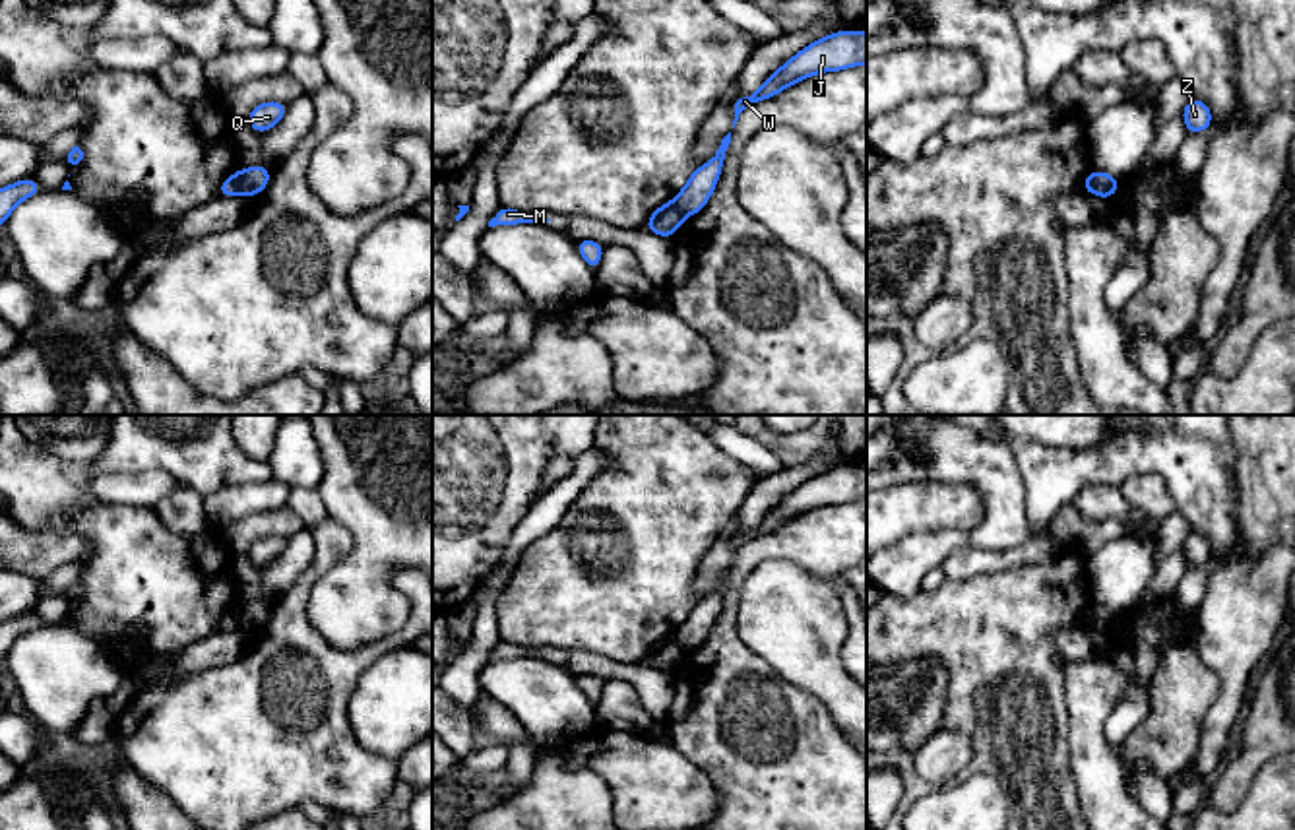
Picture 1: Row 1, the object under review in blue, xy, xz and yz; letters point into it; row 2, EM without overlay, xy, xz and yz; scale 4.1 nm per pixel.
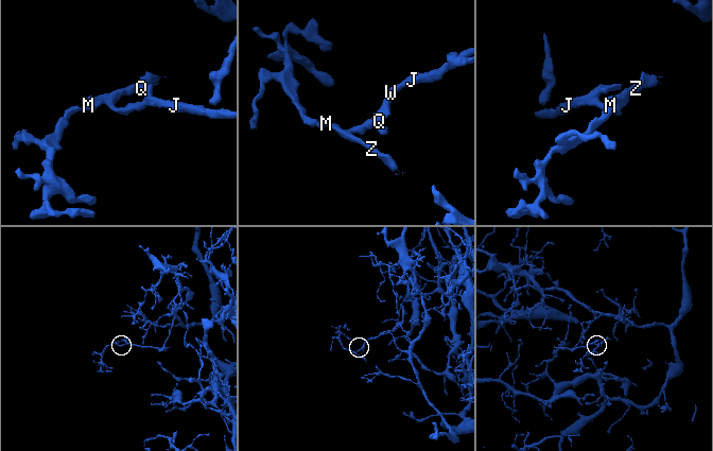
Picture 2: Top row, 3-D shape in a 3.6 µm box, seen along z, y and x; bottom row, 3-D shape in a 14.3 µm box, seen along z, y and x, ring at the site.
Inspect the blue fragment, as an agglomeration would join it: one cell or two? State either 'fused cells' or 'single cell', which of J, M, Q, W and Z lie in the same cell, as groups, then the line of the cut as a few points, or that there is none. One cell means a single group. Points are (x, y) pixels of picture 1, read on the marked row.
fused cells; groups J Q W / M Z; cut xy (239, 171), (241, 192)

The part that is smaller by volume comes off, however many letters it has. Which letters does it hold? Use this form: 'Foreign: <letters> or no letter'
Foreign: M, Z

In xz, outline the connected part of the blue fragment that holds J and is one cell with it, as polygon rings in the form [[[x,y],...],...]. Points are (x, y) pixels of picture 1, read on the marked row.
[[[836,31],[820,41],[814,41],[774,72],[756,93],[750,93],[735,103],[733,128],[746,107],[772,99],[785,87],[808,76],[839,72],[859,64],[867,64],[867,33]]]

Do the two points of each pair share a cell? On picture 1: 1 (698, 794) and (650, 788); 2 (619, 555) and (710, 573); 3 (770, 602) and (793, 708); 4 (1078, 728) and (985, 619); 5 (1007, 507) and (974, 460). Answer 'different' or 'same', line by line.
1: same
2: different
3: different
4: different
5: same

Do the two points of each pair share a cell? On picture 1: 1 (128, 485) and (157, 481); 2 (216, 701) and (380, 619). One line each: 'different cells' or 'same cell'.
1: same cell
2: different cells

